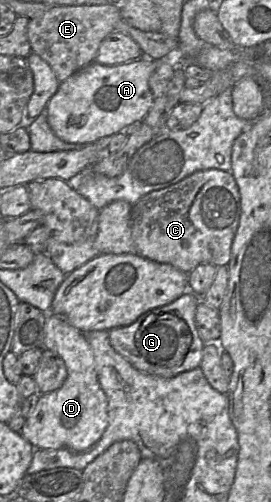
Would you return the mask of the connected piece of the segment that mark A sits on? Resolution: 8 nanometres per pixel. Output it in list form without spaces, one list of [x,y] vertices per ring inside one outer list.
[[[167,55],[152,61],[136,59],[118,65],[104,65],[94,61],[83,67],[63,81],[48,102],[45,111],[51,130],[65,142],[91,144],[104,137],[113,136],[133,123],[140,123],[154,102],[149,77],[162,63],[167,63]]]

